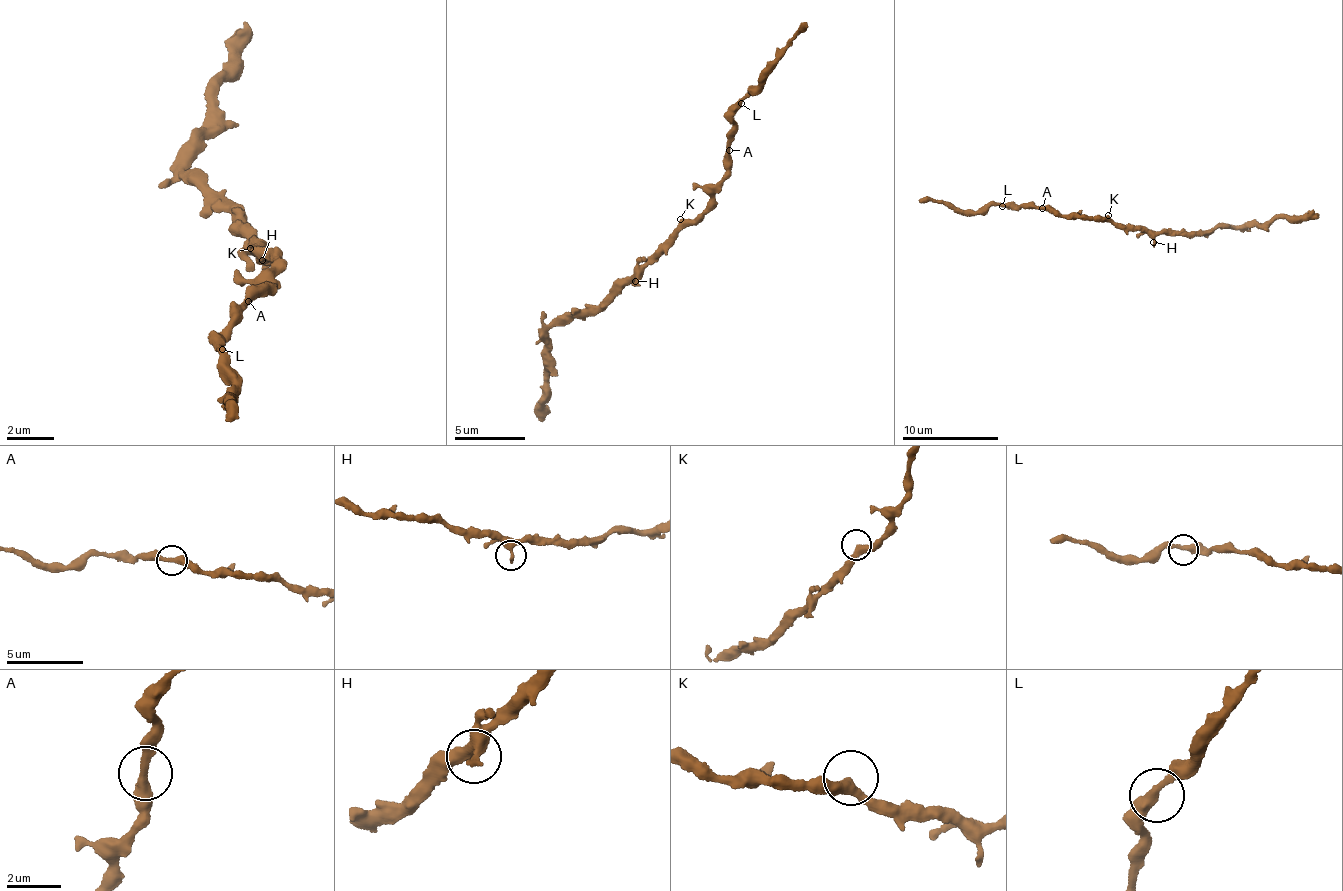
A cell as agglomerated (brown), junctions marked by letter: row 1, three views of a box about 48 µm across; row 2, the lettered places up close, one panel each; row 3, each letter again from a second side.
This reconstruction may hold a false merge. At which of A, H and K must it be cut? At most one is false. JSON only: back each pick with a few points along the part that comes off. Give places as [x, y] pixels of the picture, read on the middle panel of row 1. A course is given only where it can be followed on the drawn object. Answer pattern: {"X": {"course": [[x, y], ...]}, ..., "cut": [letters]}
{"cut": []}

